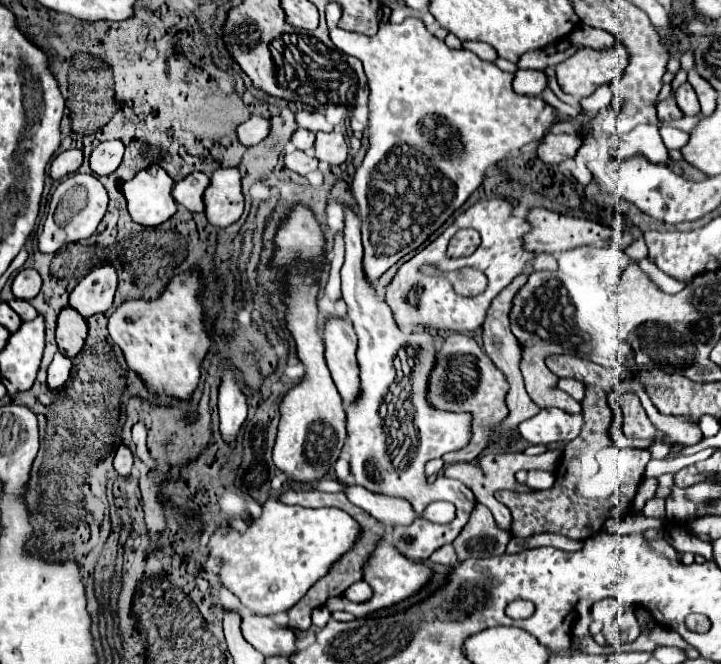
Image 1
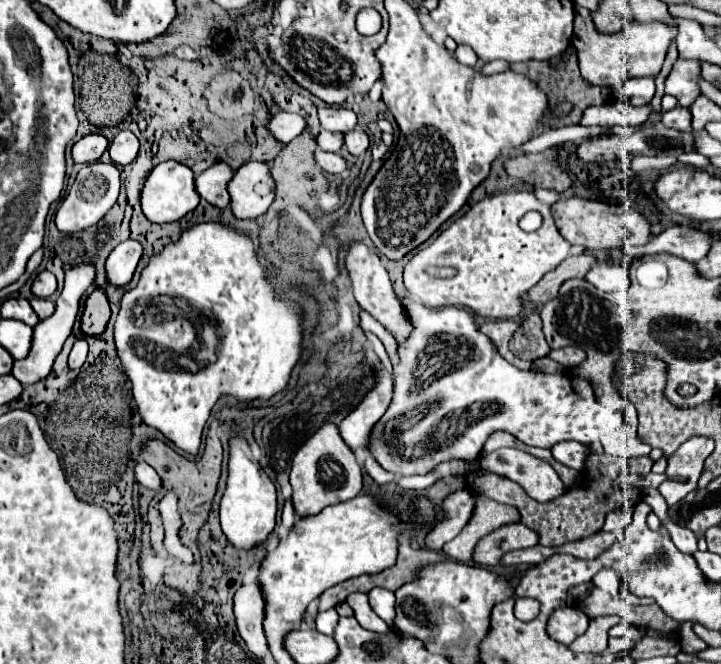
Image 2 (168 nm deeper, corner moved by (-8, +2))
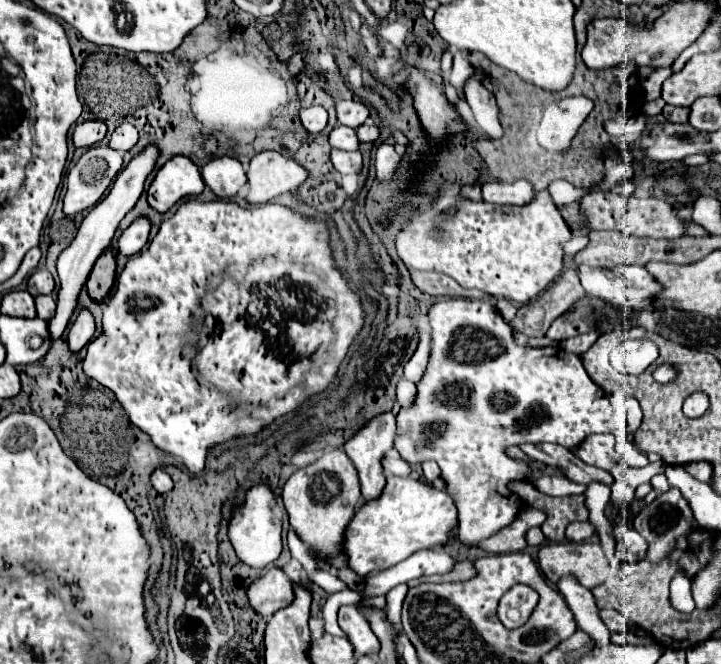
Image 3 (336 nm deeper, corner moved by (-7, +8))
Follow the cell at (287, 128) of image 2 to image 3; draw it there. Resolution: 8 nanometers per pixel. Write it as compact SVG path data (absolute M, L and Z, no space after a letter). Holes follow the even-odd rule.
M309 106L309 108L301 108L299 112L299 120L303 124L303 128L309 134L317 134L325 128L327 124L327 112L323 106Z

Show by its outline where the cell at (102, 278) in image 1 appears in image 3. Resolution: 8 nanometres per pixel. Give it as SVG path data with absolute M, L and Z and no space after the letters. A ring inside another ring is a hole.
M137 218L117 240L117 254L131 258L133 254L139 254L141 248L147 244L149 238L149 220L147 218Z

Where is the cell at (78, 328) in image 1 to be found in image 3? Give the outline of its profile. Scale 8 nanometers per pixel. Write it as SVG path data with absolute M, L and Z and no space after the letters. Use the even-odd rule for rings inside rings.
M109 248L93 266L89 280L87 280L87 290L93 302L103 302L107 294L111 292L111 286L115 282L115 250Z

